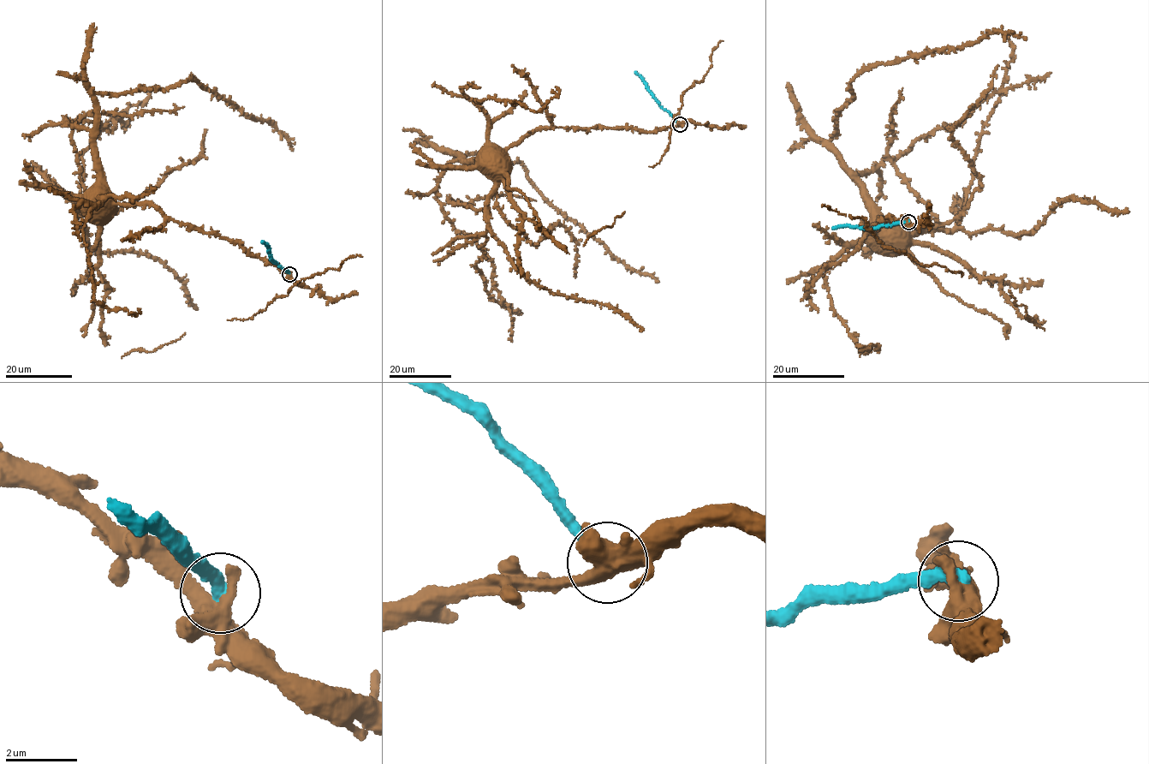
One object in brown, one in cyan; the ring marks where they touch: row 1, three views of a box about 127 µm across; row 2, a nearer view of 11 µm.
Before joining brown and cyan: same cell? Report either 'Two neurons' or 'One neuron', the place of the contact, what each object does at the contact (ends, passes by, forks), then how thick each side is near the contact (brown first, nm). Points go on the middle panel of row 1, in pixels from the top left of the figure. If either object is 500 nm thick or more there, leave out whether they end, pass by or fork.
Two neurons. Place: (680, 124). At the ring brown forks. At the ring cyan ends. Thickness 440 nm (brown) against 400 nm

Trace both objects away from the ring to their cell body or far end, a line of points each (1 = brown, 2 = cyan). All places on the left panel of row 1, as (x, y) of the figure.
1: (289, 275), (248, 256), (238, 243), (180, 224), (153, 206), (136, 204), (90, 208), (86, 203)
2: (289, 274), (271, 258), (270, 248), (262, 241)

